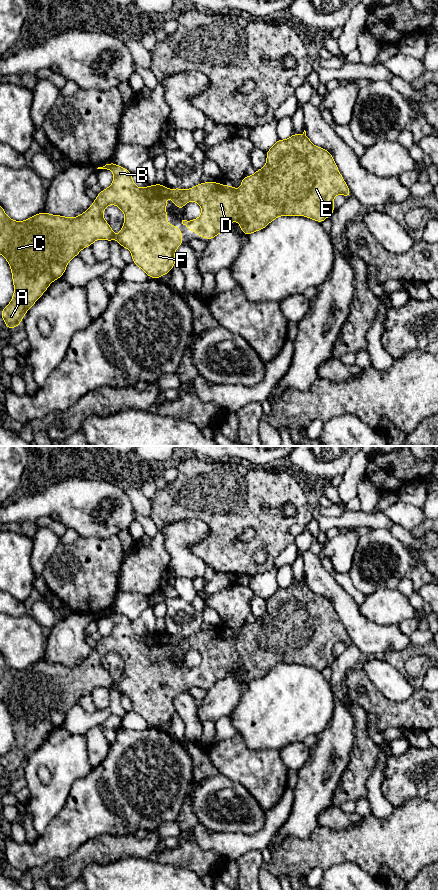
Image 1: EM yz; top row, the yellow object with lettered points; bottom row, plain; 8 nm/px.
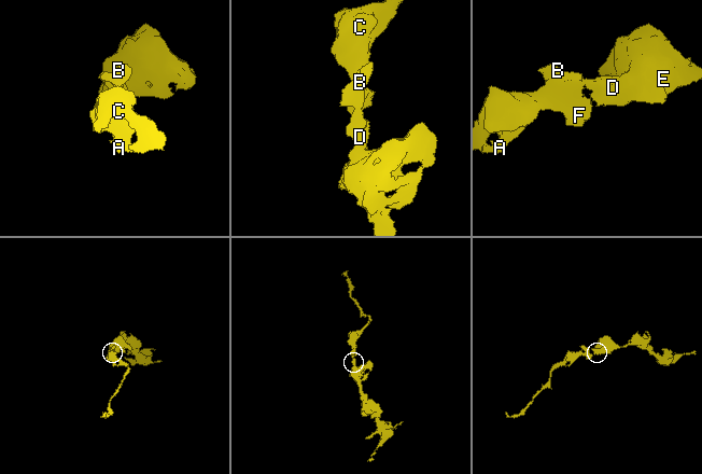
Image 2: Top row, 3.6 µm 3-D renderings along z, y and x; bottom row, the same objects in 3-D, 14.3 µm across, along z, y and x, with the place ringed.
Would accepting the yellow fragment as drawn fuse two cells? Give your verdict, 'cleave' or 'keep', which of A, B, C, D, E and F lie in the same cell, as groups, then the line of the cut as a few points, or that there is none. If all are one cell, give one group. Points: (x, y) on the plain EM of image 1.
keep; A B C D E F; no cut

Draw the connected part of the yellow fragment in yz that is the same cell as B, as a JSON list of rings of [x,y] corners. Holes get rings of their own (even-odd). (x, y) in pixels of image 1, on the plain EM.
[[[305,578],[301,583],[293,580],[288,588],[278,587],[274,594],[266,599],[266,604],[266,613],[256,618],[254,623],[245,624],[240,638],[216,630],[199,631],[188,638],[169,638],[162,632],[137,636],[132,621],[111,609],[97,616],[114,620],[111,634],[97,642],[94,651],[80,664],[68,666],[41,660],[19,670],[10,667],[0,653],[0,701],[11,715],[14,732],[13,746],[8,754],[1,758],[7,777],[18,775],[28,757],[48,734],[63,724],[68,710],[78,704],[81,697],[90,695],[97,687],[105,687],[110,691],[115,686],[120,695],[130,698],[133,711],[150,726],[158,727],[169,721],[176,713],[174,702],[183,692],[183,687],[180,676],[166,671],[168,642],[179,658],[182,658],[188,649],[194,649],[201,654],[202,661],[198,667],[182,668],[182,672],[188,674],[187,679],[196,679],[199,686],[206,684],[208,690],[225,679],[232,669],[240,670],[240,677],[246,684],[264,677],[282,663],[305,664],[322,671],[335,660],[333,649],[336,642],[343,642],[347,647],[351,643],[331,601],[313,593]],[[109,652],[118,654],[125,664],[123,675],[116,685],[103,665],[103,659]]]

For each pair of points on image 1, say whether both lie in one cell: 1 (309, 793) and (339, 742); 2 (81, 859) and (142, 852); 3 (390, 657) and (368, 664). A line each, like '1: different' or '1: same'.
1: same
2: same
3: different

